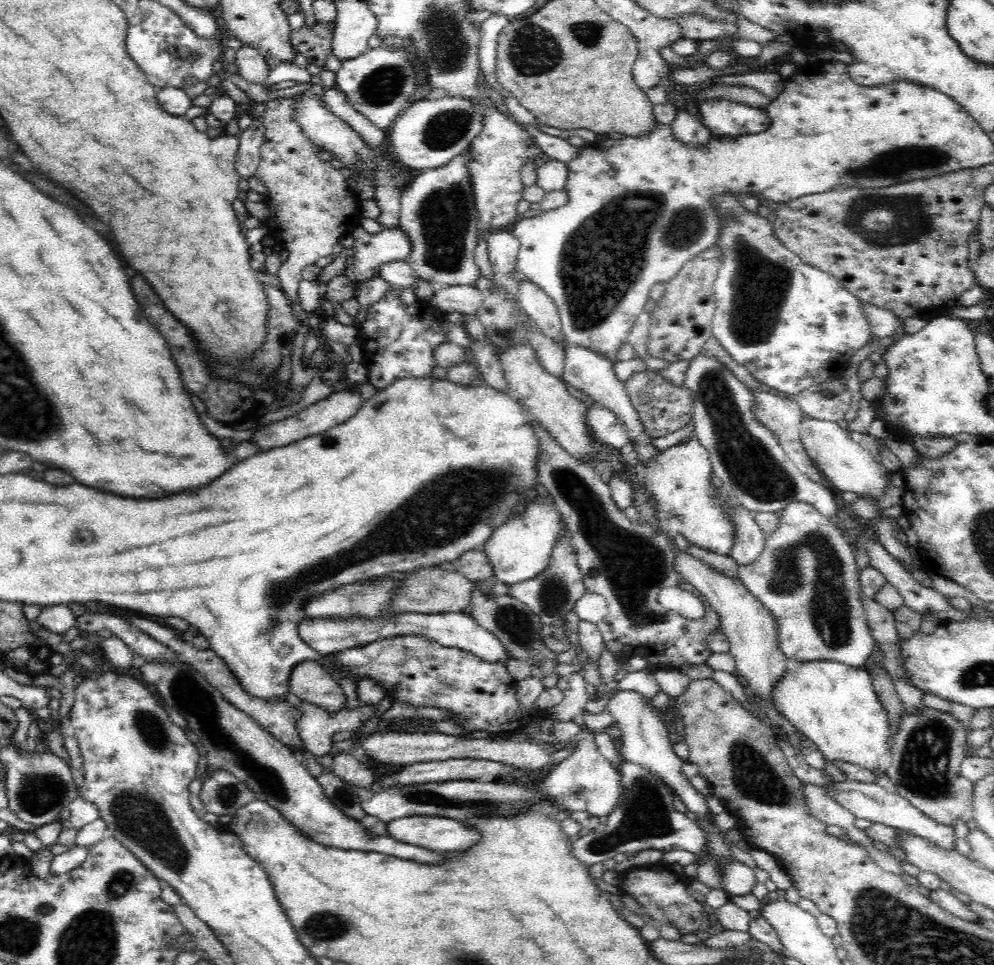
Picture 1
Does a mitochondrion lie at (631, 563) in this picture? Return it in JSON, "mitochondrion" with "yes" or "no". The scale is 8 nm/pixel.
{"mitochondrion":"yes"}

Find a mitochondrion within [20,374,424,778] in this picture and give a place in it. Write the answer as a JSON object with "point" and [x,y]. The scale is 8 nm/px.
{"point":[154,737]}

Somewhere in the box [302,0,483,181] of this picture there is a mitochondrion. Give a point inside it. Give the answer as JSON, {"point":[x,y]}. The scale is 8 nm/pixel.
{"point":[444,39]}

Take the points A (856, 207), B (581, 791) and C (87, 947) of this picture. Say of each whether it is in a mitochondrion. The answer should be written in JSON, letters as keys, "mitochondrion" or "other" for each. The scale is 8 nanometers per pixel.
{"A":"mitochondrion","B":"mitochondrion","C":"mitochondrion"}

